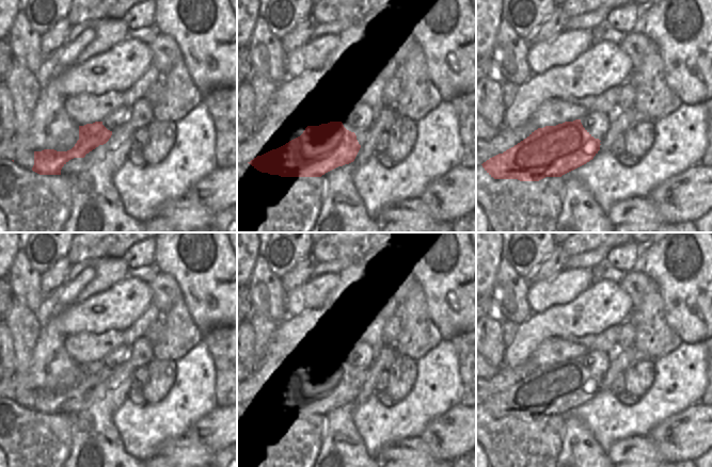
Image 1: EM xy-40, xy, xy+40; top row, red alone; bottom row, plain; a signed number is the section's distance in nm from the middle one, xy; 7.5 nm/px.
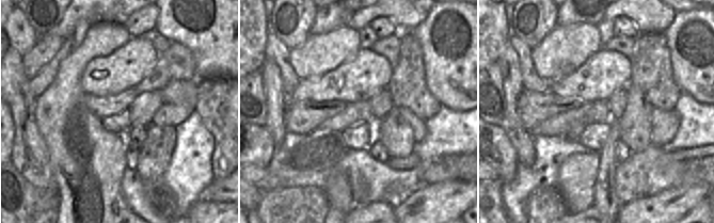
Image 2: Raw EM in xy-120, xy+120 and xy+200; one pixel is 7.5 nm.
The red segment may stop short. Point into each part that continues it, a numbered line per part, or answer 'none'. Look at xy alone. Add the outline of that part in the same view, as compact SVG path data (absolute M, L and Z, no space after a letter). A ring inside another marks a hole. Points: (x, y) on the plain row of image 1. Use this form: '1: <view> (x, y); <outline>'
1: xy (380, 350); M379 343L373 350L369 350L369 355L365 366L355 371L357 379L360 384L363 383L367 374L378 365L381 356L385 356L389 353L389 349L393 348L392 345L383 345Z

